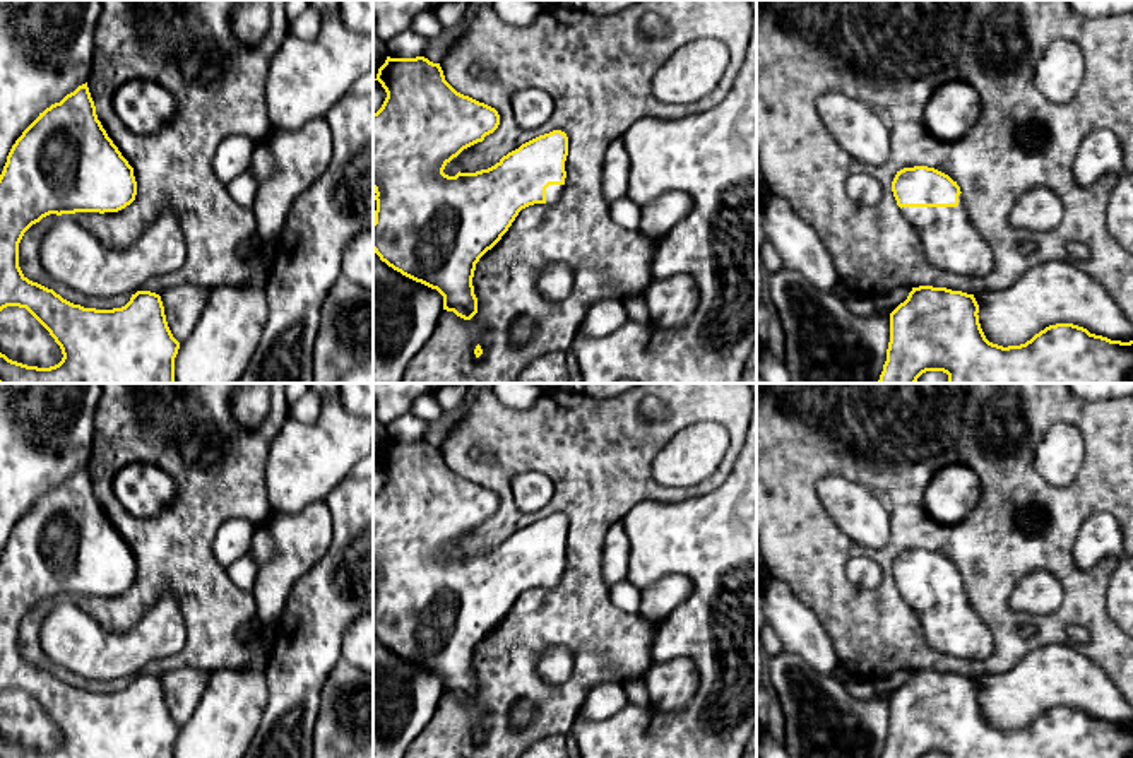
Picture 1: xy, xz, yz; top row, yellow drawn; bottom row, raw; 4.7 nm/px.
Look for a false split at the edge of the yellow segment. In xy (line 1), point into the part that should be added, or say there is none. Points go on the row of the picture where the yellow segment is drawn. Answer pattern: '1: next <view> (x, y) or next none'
1: next none

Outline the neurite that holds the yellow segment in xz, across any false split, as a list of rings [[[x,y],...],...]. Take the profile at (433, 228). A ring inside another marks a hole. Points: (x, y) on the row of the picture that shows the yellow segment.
[[[387,56],[375,80],[387,98],[373,113],[373,252],[402,275],[436,289],[443,296],[443,310],[471,320],[478,313],[476,264],[522,209],[558,202],[566,178],[568,137],[553,130],[522,144],[488,169],[448,176],[443,169],[454,157],[498,128],[498,111],[457,92],[445,80],[440,63],[424,56]]]

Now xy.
[[[87,82],[39,113],[15,140],[0,175],[0,311],[26,308],[50,332],[63,358],[55,366],[38,368],[0,352],[0,383],[175,383],[180,342],[168,327],[159,294],[137,291],[122,308],[84,308],[29,281],[19,267],[19,243],[43,217],[118,212],[135,195],[133,168],[98,120]]]

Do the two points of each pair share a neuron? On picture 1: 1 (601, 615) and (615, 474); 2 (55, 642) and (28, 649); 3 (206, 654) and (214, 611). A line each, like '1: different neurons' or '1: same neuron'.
1: same neuron
2: different neurons
3: same neuron

